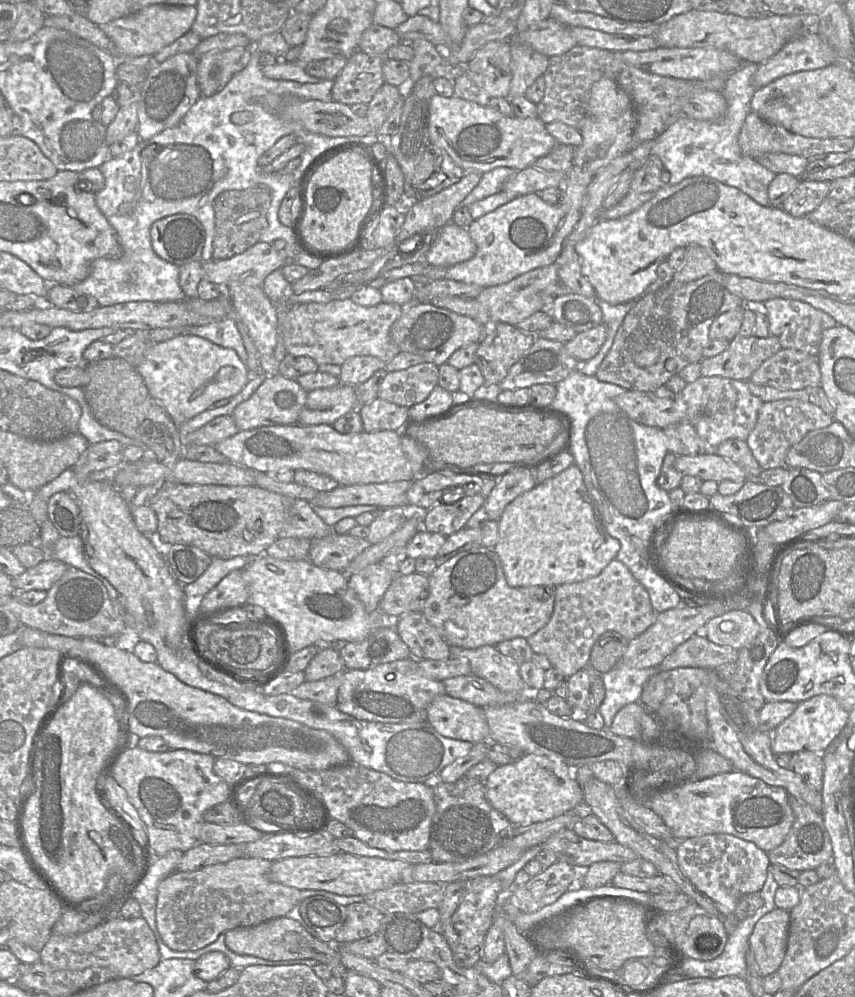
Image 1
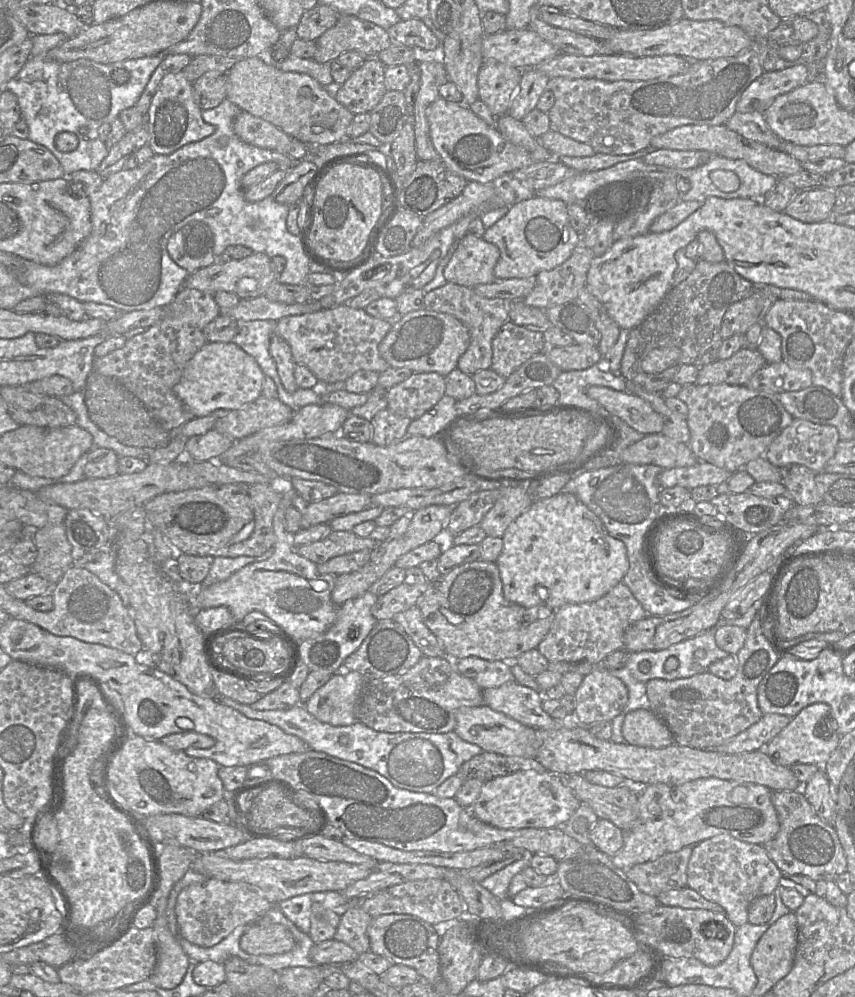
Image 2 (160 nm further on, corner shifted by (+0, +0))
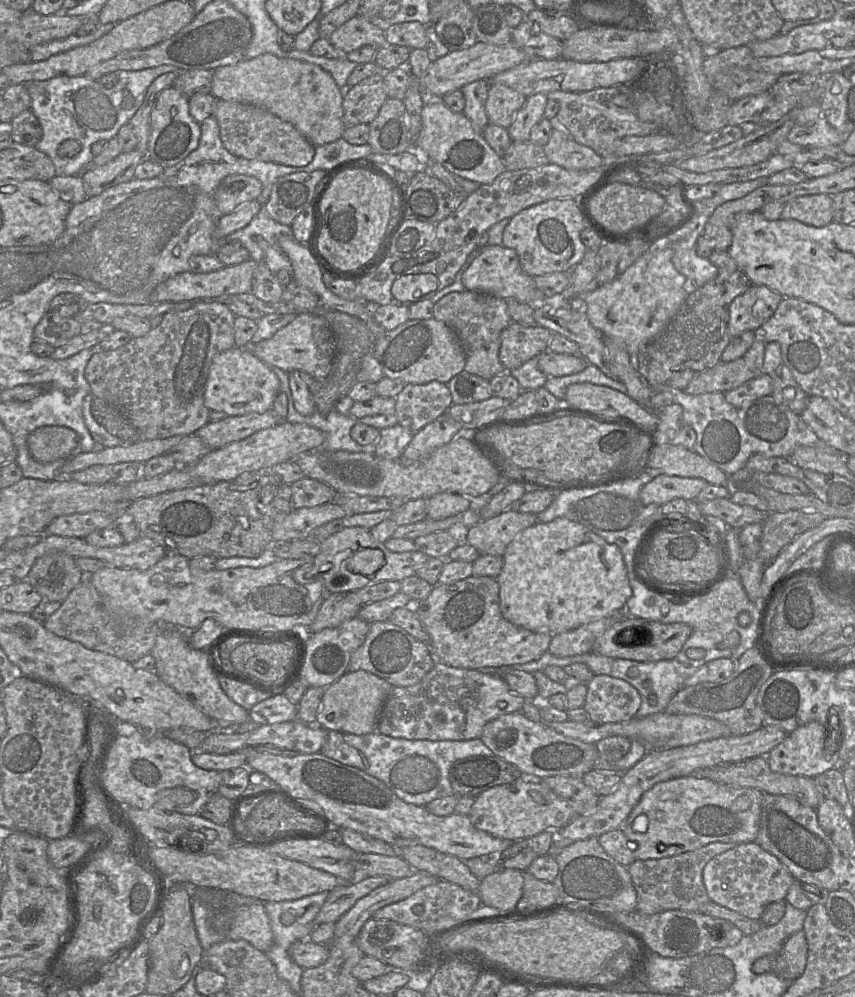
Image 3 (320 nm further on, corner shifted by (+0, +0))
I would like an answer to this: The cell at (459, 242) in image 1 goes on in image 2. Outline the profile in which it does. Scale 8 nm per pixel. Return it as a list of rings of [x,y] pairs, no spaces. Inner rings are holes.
[[[468,232],[456,243],[444,269],[444,277],[448,282],[468,288],[493,283],[497,280],[494,268],[499,257],[500,250],[496,245]]]

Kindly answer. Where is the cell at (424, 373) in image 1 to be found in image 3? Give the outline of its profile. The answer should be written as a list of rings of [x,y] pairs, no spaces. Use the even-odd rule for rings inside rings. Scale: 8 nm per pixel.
[[[439,381],[407,383],[395,401],[398,423],[413,433],[446,413],[453,404],[447,384]]]

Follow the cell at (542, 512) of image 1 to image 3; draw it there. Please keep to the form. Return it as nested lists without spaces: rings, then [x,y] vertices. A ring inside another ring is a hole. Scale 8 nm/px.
[[[564,517],[556,518],[548,523],[537,522],[533,526],[524,529],[506,547],[502,558],[503,567],[497,577],[497,582],[499,584],[500,611],[507,621],[530,631],[547,631],[551,635],[555,635],[608,616],[615,616],[616,614],[620,614],[620,619],[623,619],[622,614],[625,612],[626,602],[633,594],[621,549],[614,543],[607,543],[584,525]]]

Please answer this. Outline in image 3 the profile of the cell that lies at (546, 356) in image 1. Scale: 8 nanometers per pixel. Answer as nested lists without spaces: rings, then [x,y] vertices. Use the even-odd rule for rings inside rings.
[[[493,396],[480,402],[452,404],[446,414],[460,423],[464,430],[474,432],[502,417],[512,402],[513,400]]]

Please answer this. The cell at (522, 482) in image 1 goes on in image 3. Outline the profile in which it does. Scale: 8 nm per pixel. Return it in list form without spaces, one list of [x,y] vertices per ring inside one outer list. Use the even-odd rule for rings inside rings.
[[[504,510],[469,528],[466,543],[476,548],[480,555],[503,557],[506,547],[512,540],[521,531],[537,522],[535,514]]]

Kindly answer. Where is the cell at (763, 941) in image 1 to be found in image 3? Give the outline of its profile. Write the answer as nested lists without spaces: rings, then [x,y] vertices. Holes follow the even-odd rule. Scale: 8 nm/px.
[[[799,931],[784,942],[779,953],[757,959],[751,969],[754,974],[772,973],[783,980],[794,981],[805,970],[807,952],[804,932]]]

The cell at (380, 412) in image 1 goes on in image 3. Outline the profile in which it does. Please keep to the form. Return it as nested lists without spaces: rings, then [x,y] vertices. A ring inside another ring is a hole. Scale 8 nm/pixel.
[[[399,423],[379,430],[379,438],[372,447],[372,452],[379,458],[400,460],[409,445],[413,432]]]

